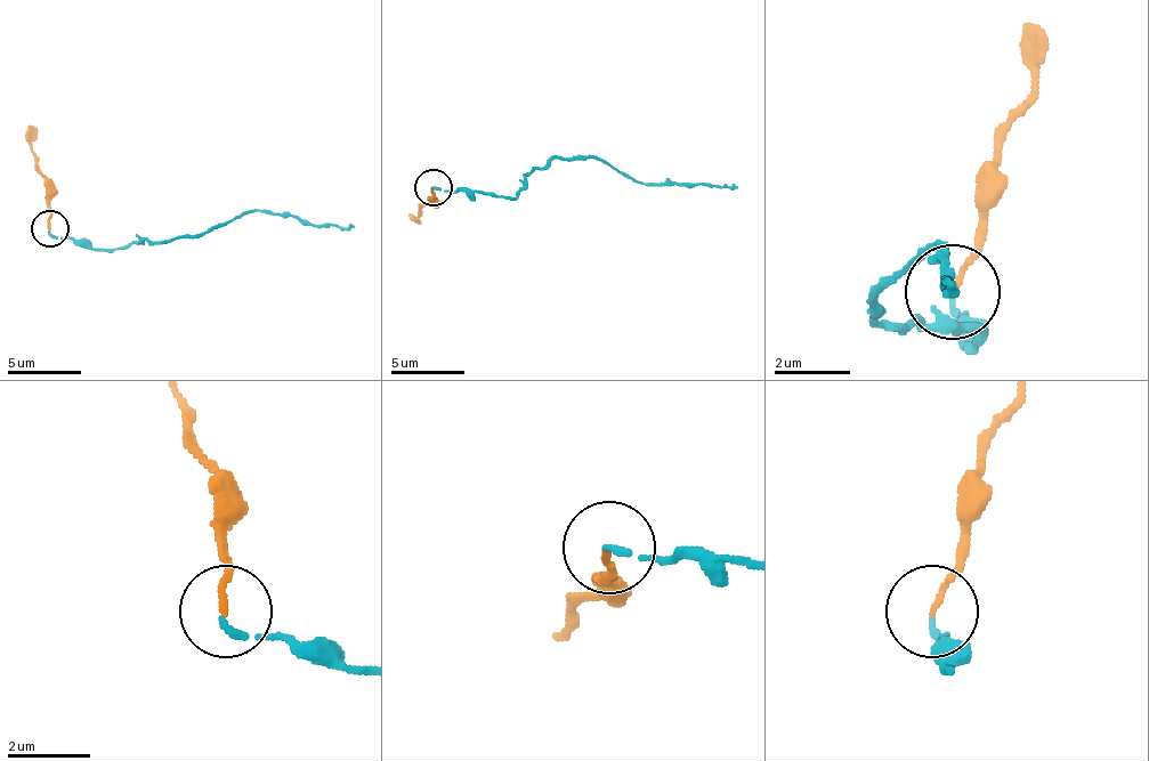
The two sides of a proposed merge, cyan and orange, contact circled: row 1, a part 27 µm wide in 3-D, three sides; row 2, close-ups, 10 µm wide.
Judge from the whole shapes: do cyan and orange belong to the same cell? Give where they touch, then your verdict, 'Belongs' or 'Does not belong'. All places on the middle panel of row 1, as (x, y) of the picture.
Place: (433, 187). Belongs

